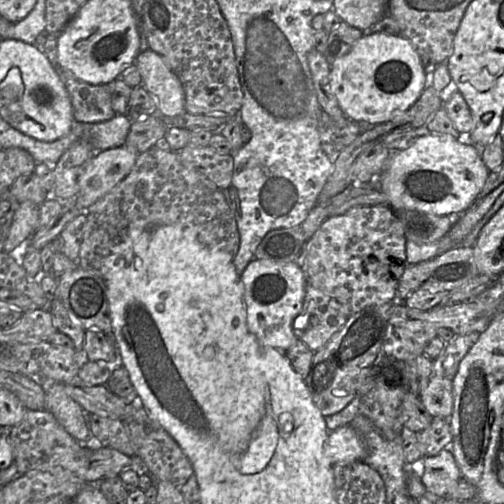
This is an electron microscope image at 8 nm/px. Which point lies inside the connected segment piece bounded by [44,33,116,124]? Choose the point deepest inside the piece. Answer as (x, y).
(91, 103)

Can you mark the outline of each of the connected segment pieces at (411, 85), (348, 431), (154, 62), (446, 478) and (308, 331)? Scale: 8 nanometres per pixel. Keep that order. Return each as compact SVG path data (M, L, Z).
M364 34L350 51L330 65L330 83L344 115L359 124L374 126L404 113L427 87L427 75L418 52L401 35Z
M350 424L329 432L326 456L332 466L343 461L364 461L366 455L363 439Z
M151 49L139 52L135 64L142 85L156 100L158 115L173 119L187 113L184 88L159 54Z
M444 448L437 455L423 457L423 459L424 471L421 482L429 493L446 497L462 478L450 448Z
M306 284L302 313L293 320L296 337L313 352L323 348L350 317L336 299Z

